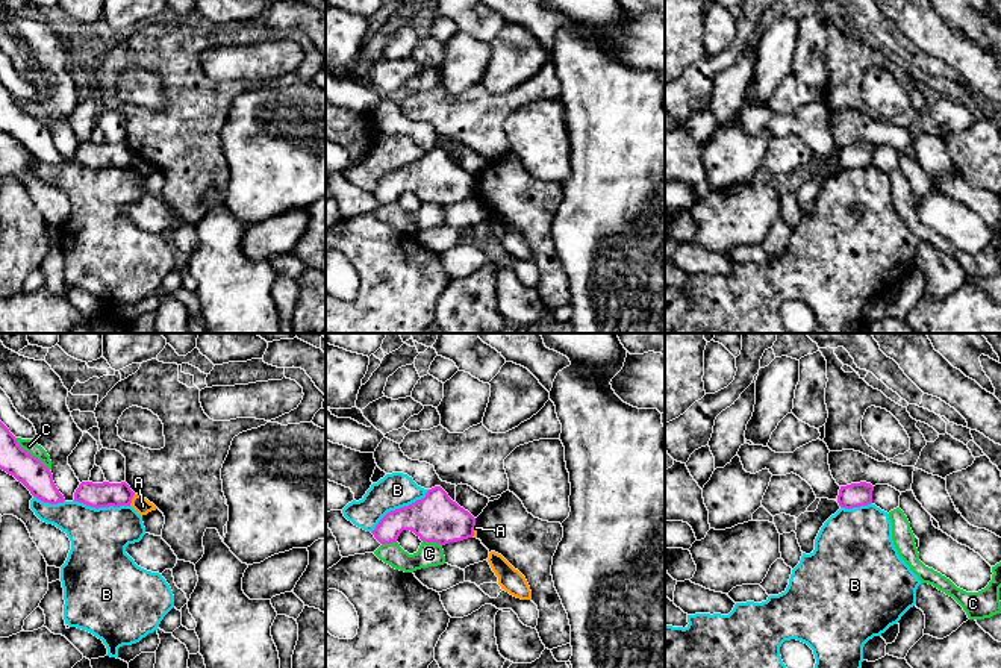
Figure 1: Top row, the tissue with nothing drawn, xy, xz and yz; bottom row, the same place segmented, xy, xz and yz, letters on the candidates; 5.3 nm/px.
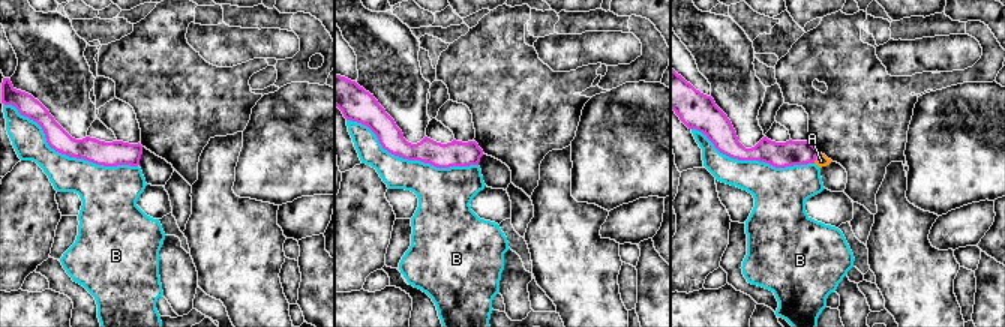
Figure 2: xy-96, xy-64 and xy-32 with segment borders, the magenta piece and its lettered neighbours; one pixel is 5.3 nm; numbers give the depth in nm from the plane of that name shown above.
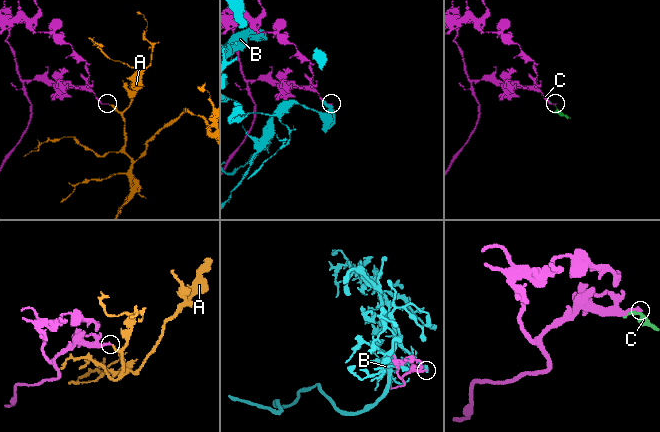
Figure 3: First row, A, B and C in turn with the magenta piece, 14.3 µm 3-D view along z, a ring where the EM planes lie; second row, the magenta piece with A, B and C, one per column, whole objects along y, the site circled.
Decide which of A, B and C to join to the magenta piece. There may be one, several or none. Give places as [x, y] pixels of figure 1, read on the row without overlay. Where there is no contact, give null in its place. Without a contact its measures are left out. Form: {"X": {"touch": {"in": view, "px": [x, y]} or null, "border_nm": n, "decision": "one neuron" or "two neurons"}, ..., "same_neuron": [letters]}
{"A": {"touch": {"in": "xy", "px": [130, 161]}, "border_nm": 70, "decision": "two neurons"}, "B": {"touch": {"in": "xz", "px": [400, 168]}, "border_nm": 380, "decision": "two neurons"}, "C": {"touch": {"in": "xy", "px": [29, 114]}, "border_nm": 260, "decision": "two neurons"}, "same_neuron": []}

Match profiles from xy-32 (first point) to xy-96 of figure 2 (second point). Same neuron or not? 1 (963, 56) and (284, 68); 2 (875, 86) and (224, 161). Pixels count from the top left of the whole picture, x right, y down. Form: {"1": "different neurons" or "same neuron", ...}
{"1": "different neurons", "2": "different neurons"}

